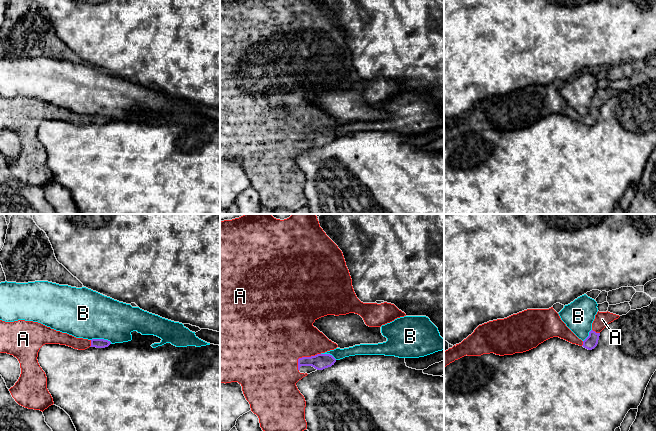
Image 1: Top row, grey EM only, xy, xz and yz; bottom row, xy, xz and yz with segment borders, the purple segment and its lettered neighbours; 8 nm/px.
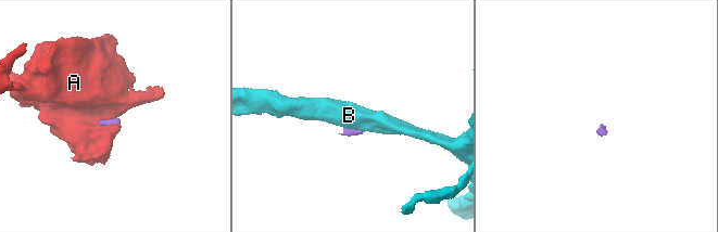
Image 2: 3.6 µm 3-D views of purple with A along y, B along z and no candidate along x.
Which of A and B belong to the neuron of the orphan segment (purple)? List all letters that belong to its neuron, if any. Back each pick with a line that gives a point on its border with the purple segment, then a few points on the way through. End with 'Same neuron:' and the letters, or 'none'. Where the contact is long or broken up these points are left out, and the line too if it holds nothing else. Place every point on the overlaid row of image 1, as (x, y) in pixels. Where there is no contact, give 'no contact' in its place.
A: contact xz (304, 357); way xz (320, 361), (313, 357), (304, 357), (284, 333)
Same neuron: A

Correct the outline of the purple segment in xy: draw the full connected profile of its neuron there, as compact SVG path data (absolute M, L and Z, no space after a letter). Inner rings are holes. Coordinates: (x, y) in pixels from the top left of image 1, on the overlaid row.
M0 320L0 353L16 357L21 368L18 381L9 391L19 405L42 412L54 404L47 389L46 374L37 360L38 352L45 344L60 344L85 350L89 347L105 348L111 342L76 338L33 321Z

